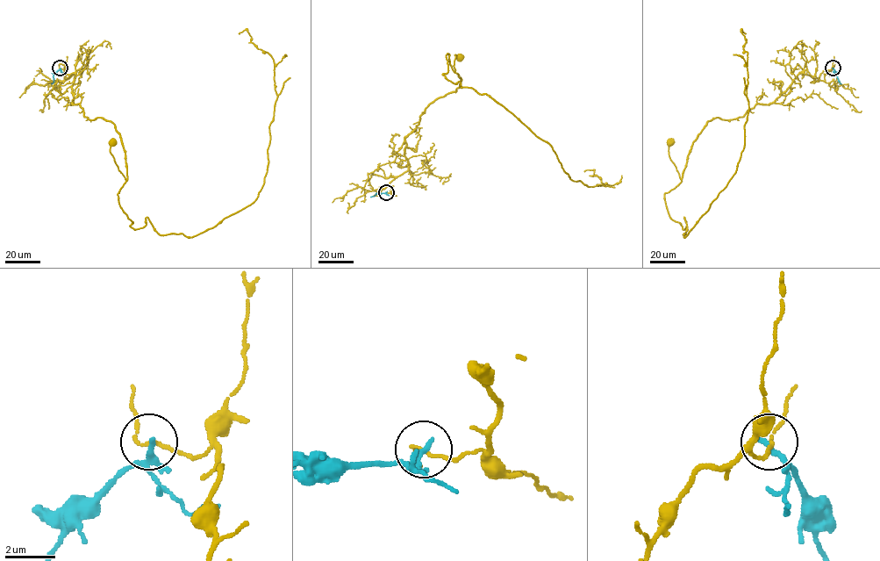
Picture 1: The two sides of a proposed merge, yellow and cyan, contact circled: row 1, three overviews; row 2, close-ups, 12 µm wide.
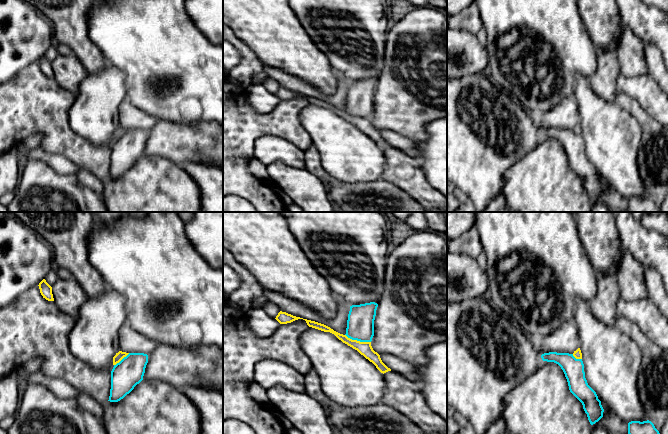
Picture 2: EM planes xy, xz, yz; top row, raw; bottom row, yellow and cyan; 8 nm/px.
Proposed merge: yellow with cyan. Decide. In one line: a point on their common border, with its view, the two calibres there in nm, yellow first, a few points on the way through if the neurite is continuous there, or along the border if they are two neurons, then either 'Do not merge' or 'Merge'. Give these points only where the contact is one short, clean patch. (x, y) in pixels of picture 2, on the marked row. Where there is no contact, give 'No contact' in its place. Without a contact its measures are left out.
Touches yellow at xz (358, 341). Thickness 110 nm (yellow) against 220 nm. Boundary: xz (345, 334), (352, 339), (370, 342). Do not merge

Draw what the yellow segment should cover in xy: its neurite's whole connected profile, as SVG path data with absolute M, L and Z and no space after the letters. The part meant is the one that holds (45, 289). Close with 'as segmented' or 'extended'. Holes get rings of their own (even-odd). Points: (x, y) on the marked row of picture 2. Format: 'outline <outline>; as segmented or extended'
outline M43 279L38 286L43 298L45 298L48 301L54 301L53 294L52 294L52 287L46 282L45 279Z; as segmented

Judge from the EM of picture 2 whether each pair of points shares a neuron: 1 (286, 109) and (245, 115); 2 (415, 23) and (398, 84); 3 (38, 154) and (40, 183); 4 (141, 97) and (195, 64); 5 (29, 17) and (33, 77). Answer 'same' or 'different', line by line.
1: same
2: same
3: different
4: same
5: different

